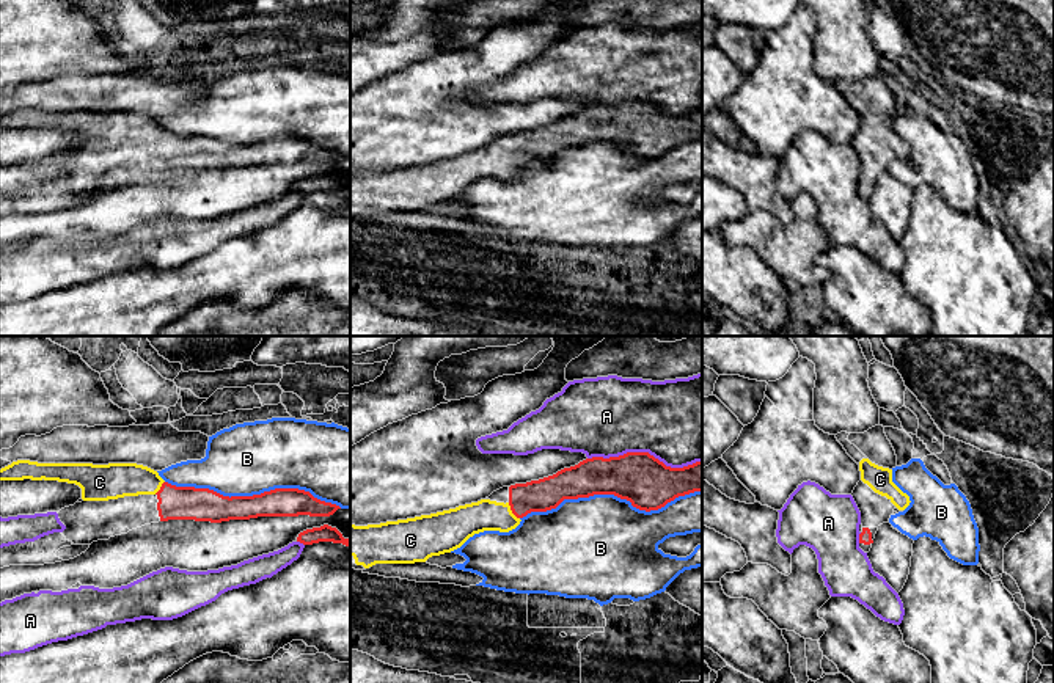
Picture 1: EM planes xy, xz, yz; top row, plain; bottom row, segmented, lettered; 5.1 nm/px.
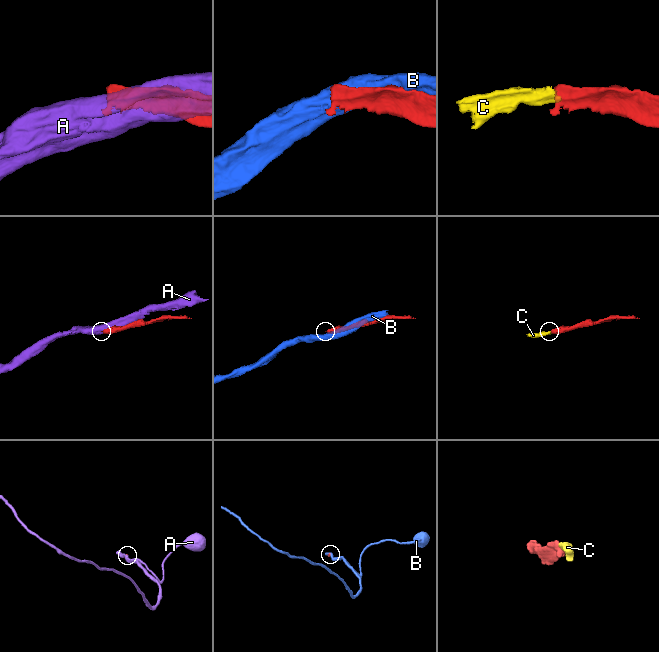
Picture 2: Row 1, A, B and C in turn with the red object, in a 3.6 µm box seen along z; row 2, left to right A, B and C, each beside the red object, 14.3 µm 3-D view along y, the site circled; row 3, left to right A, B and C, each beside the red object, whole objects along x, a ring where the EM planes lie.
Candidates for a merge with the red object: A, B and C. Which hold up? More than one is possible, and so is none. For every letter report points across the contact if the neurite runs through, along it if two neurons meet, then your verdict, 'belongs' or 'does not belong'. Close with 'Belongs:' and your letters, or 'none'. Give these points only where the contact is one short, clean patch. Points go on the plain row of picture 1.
A: does not belong
B: does not belong
C: belongs
Belongs: C

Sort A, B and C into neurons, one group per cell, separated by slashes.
A / B / C

